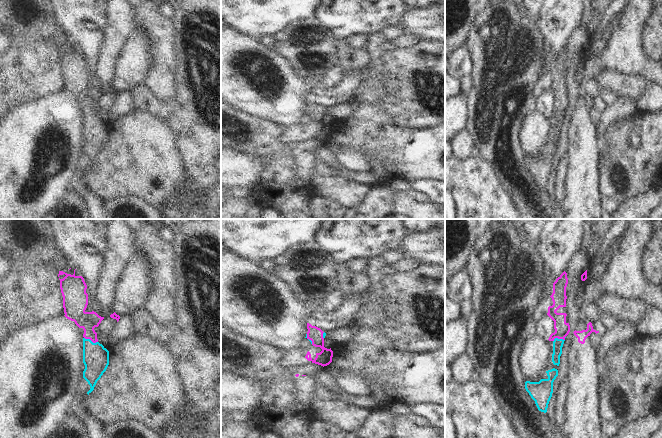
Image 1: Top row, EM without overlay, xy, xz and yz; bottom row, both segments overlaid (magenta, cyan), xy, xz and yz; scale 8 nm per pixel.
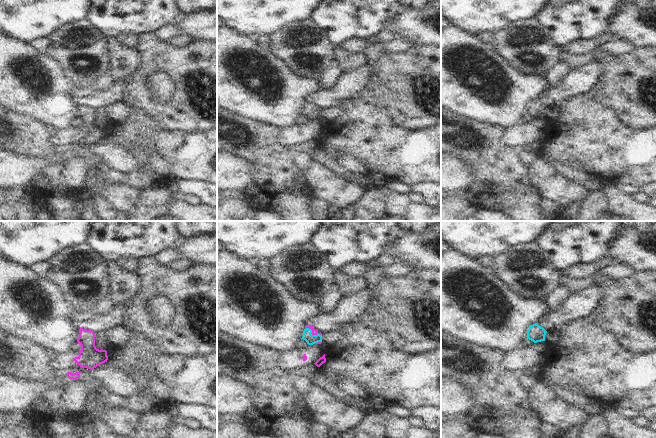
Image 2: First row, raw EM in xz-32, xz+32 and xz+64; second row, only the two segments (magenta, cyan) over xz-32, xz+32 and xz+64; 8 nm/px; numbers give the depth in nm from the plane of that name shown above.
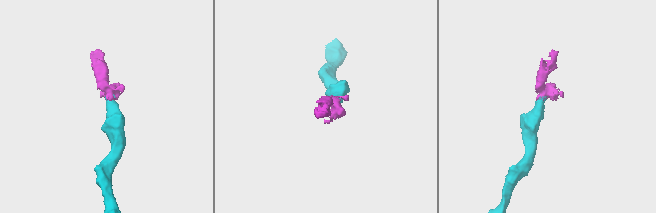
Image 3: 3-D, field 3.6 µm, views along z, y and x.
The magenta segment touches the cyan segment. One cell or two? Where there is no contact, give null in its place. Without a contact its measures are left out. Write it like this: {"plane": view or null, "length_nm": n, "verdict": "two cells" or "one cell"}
{"plane": "xy", "length_nm": 120, "verdict": "one cell"}

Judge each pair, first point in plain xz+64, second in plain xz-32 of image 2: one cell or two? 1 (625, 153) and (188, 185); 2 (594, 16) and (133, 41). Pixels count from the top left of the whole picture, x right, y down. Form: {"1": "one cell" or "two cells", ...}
{"1": "two cells", "2": "two cells"}

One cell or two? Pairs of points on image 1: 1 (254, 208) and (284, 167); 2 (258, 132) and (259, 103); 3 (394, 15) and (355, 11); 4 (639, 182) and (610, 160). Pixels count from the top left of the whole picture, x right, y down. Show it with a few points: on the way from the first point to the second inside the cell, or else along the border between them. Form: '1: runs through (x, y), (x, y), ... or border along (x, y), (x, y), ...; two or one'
1: border along (252, 189), (258, 200), (263, 205), (269, 207); two
2: border along (237, 108), (281, 125); two
3: runs through (384, 11), (365, 11); one
4: runs through (632, 175), (617, 162); one

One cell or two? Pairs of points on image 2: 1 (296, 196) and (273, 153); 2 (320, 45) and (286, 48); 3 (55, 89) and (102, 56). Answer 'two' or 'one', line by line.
1: one
2: one
3: two

